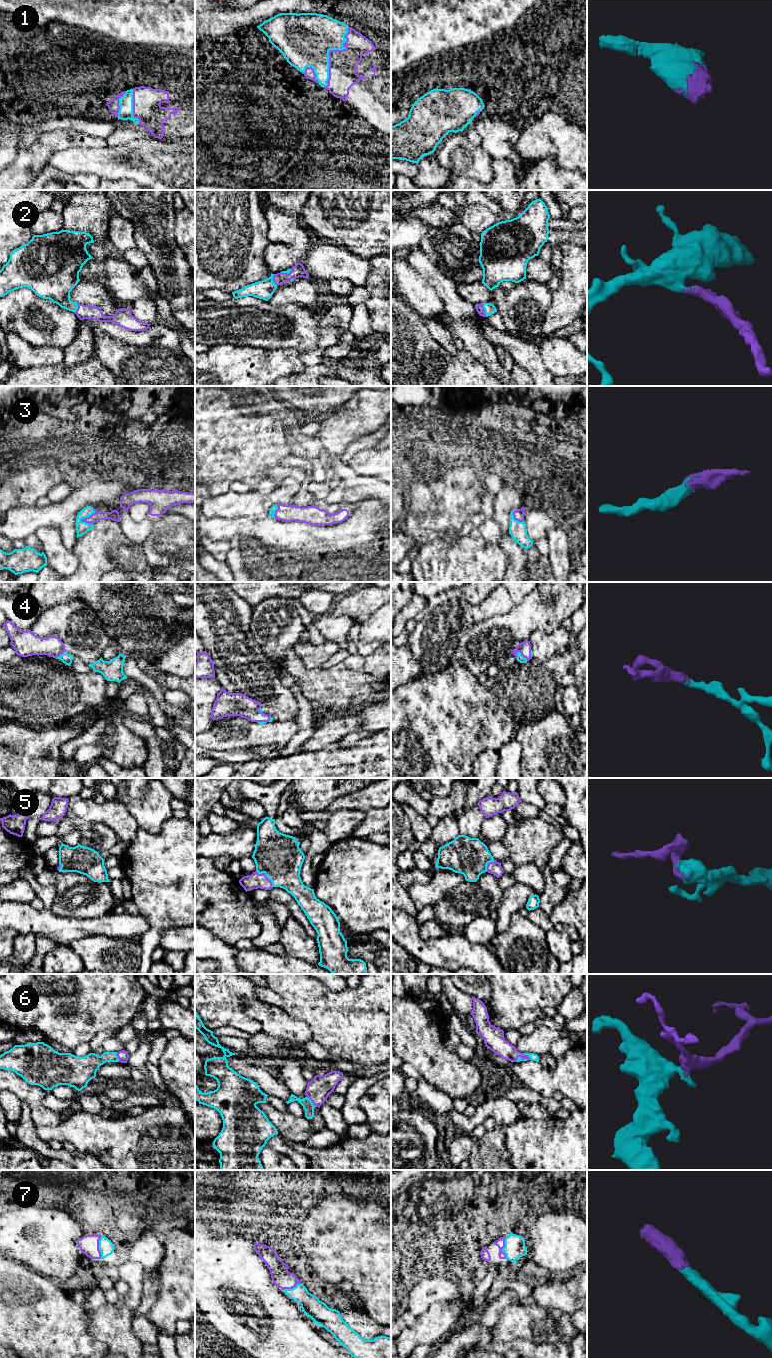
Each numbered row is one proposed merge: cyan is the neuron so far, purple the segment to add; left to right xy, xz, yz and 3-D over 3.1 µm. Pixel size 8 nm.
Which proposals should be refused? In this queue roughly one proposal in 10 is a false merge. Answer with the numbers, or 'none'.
none

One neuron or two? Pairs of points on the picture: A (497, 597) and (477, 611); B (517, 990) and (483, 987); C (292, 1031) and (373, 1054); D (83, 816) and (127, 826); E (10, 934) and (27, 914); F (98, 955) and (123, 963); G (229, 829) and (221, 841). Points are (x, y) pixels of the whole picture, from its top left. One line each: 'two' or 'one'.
A: one
B: two
C: two
D: one
E: two
F: one
G: two

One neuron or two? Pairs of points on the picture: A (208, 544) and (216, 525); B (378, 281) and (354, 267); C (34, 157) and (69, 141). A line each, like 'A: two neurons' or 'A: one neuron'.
A: two neurons
B: two neurons
C: one neuron

